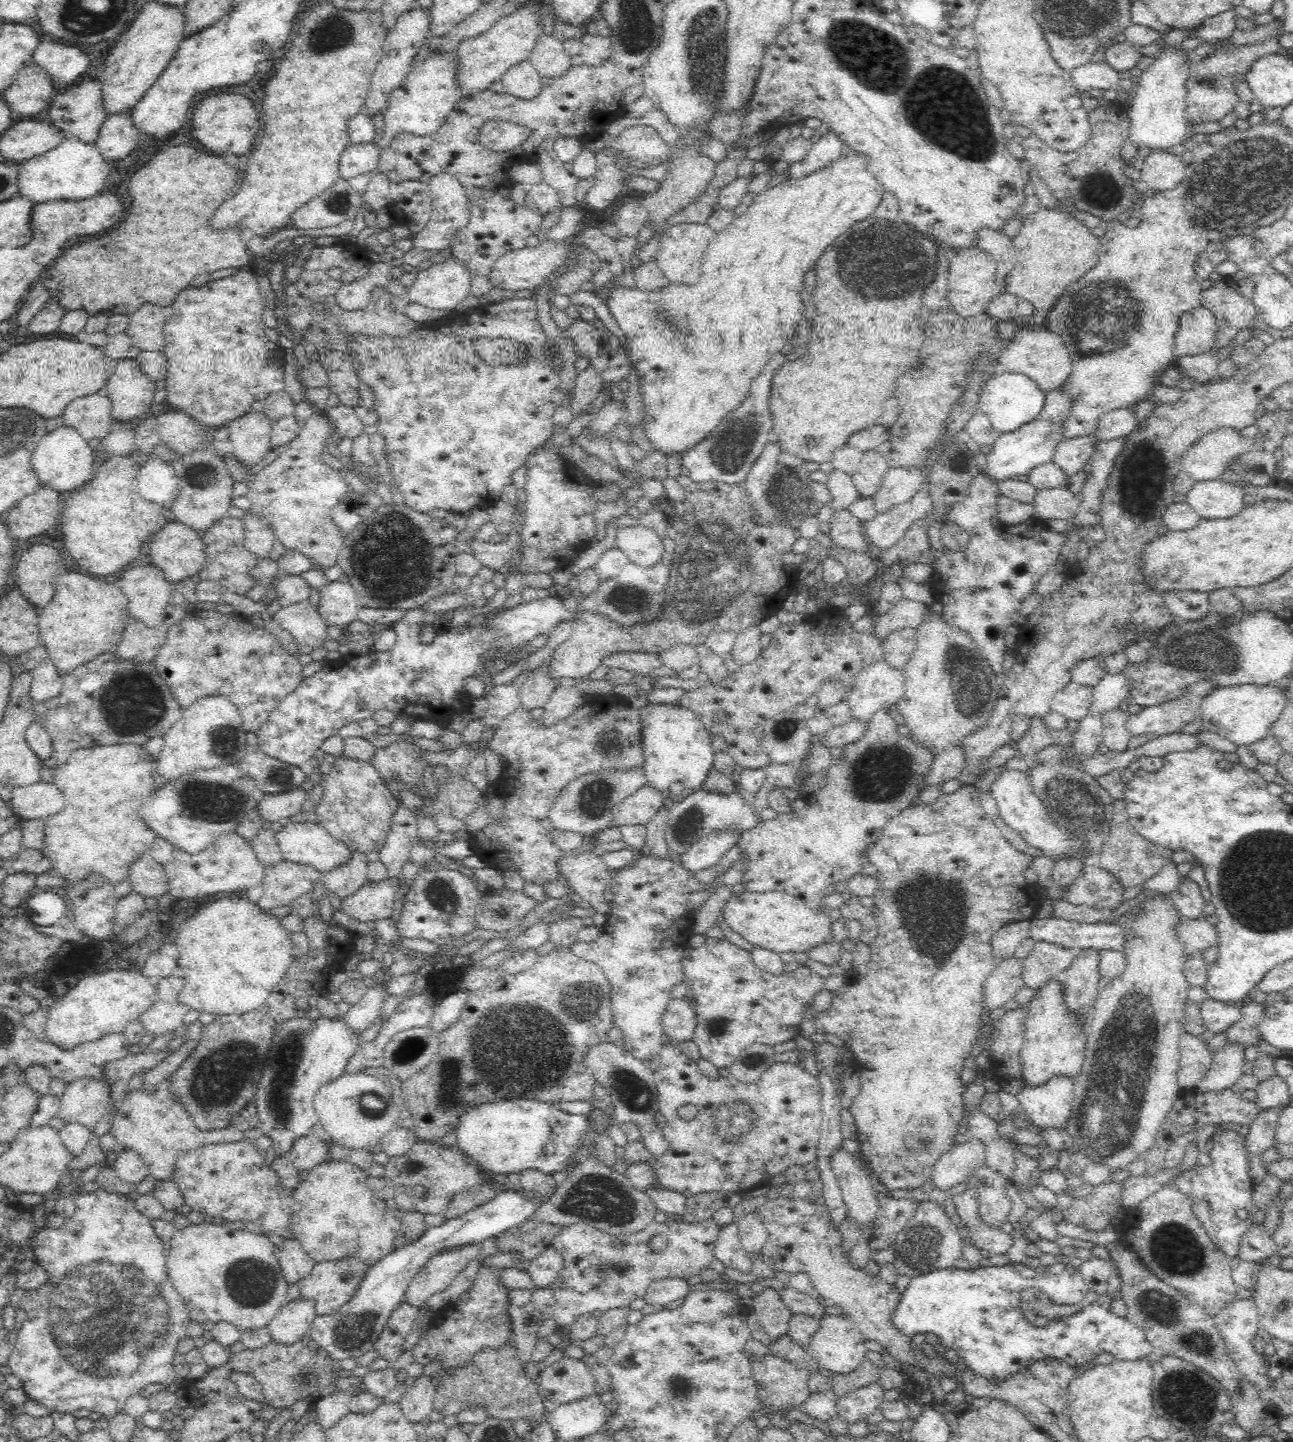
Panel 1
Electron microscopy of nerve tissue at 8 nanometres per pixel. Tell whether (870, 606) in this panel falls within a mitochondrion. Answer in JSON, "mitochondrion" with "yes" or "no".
{"mitochondrion":"no"}

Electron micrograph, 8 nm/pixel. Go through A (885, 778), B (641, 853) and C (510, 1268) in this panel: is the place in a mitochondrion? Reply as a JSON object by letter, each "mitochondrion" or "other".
{"A":"mitochondrion","B":"other","C":"other"}

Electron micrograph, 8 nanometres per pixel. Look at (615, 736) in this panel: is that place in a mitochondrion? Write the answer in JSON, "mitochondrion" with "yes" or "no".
{"mitochondrion":"yes"}

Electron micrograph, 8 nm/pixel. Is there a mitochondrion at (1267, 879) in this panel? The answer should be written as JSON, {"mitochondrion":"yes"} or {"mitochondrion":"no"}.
{"mitochondrion":"yes"}

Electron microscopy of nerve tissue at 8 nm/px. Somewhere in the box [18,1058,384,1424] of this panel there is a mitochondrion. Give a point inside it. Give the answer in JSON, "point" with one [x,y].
{"point":[105,1317]}

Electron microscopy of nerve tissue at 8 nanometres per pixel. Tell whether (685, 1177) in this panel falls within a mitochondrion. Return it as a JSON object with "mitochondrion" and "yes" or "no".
{"mitochondrion":"no"}

